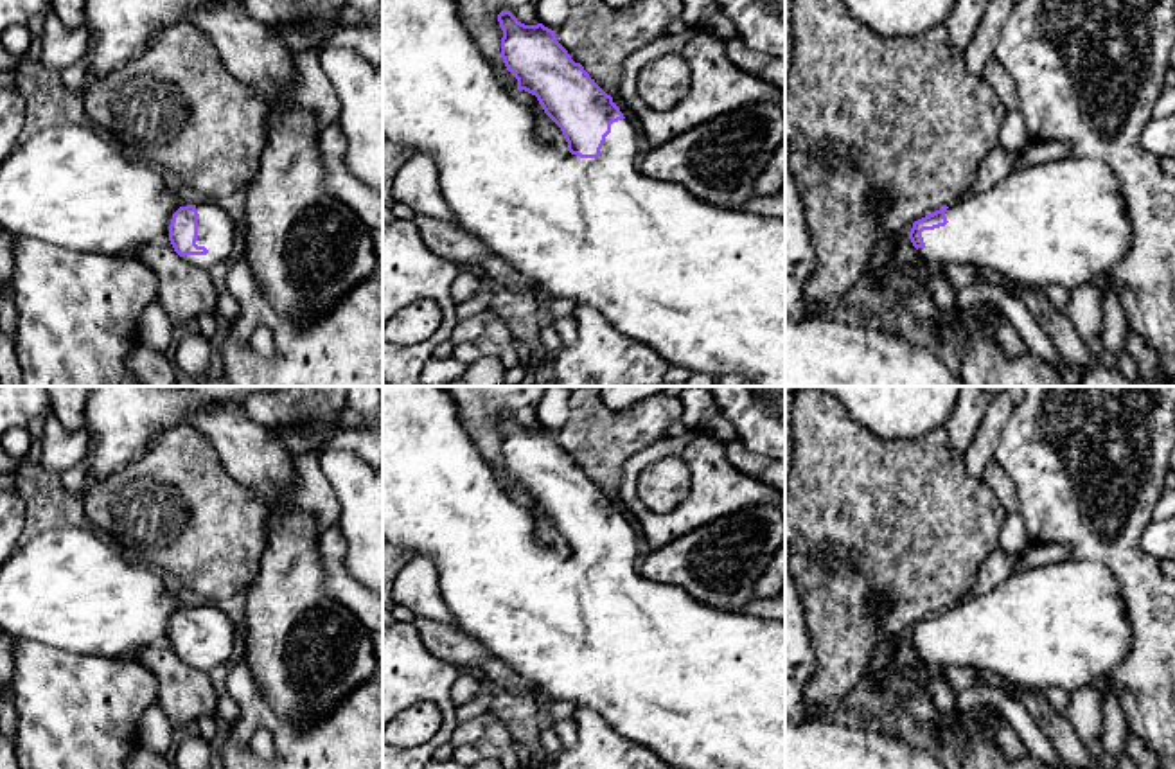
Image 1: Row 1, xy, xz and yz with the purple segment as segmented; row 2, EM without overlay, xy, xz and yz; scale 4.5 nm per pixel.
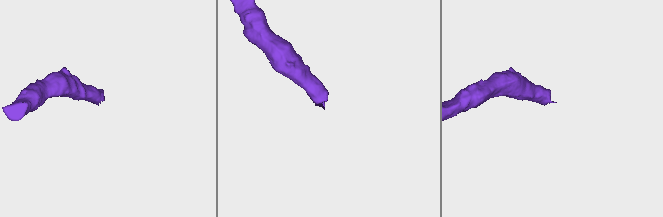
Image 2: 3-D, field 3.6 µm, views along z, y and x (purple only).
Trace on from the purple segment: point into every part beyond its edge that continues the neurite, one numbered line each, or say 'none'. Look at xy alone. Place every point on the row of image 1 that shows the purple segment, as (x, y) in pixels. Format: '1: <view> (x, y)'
1: xy (216, 230)

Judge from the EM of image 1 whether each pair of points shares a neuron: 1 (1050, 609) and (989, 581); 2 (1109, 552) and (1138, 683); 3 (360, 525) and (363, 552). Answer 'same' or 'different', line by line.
1: different
2: same
3: same

